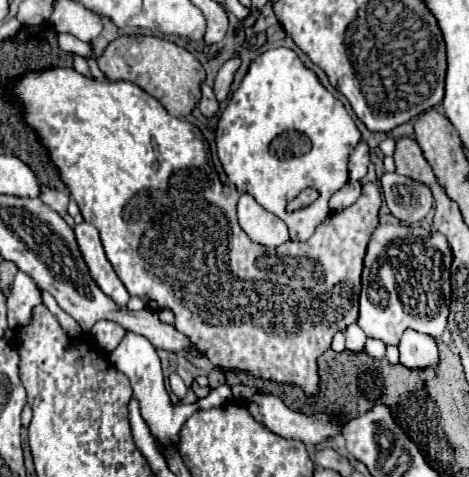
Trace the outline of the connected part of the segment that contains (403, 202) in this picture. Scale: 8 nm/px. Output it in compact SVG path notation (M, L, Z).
M385 173L381 177L381 189L387 207L401 223L419 223L433 207L433 195L429 187L411 177Z

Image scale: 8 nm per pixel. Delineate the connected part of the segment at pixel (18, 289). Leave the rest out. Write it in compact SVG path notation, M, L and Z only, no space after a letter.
M17 273L7 297L9 327L17 329L29 321L31 309L41 303L41 291L27 273Z

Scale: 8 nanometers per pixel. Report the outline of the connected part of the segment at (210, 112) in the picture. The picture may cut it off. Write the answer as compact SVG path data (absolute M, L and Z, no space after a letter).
M203 83L203 85L201 85L201 99L199 99L199 109L201 109L201 113L203 113L205 117L213 117L213 115L215 115L215 111L219 109L219 103L215 101L213 89L211 89L207 83Z

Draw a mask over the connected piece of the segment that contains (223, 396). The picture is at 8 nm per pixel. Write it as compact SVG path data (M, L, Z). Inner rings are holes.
M127 333L125 339L119 343L119 347L111 353L109 361L113 363L115 369L119 369L121 373L125 373L129 377L131 387L133 387L133 397L139 401L141 417L145 419L151 435L159 441L159 445L163 449L177 449L177 445L181 441L181 425L189 419L191 413L195 413L197 409L213 407L213 399L215 399L215 407L234 400L231 387L225 383L213 389L205 399L201 399L197 403L191 403L191 405L175 405L175 403L171 403L169 393L167 393L165 383L163 383L163 371L161 371L159 355L157 355L155 347L151 345L151 341L147 337L141 337L137 333Z

